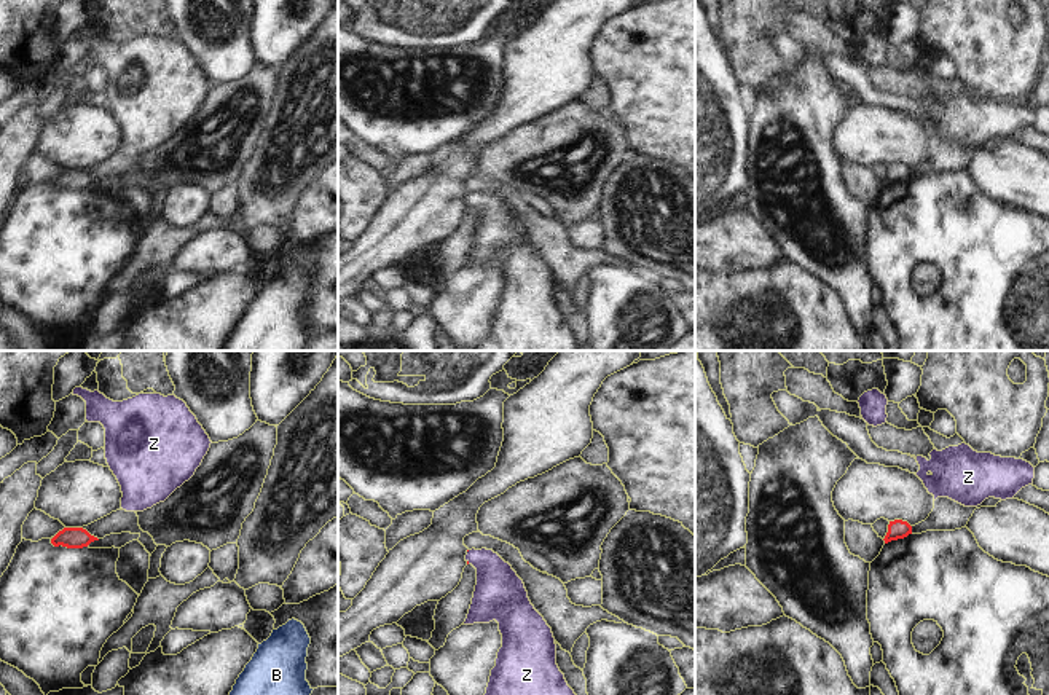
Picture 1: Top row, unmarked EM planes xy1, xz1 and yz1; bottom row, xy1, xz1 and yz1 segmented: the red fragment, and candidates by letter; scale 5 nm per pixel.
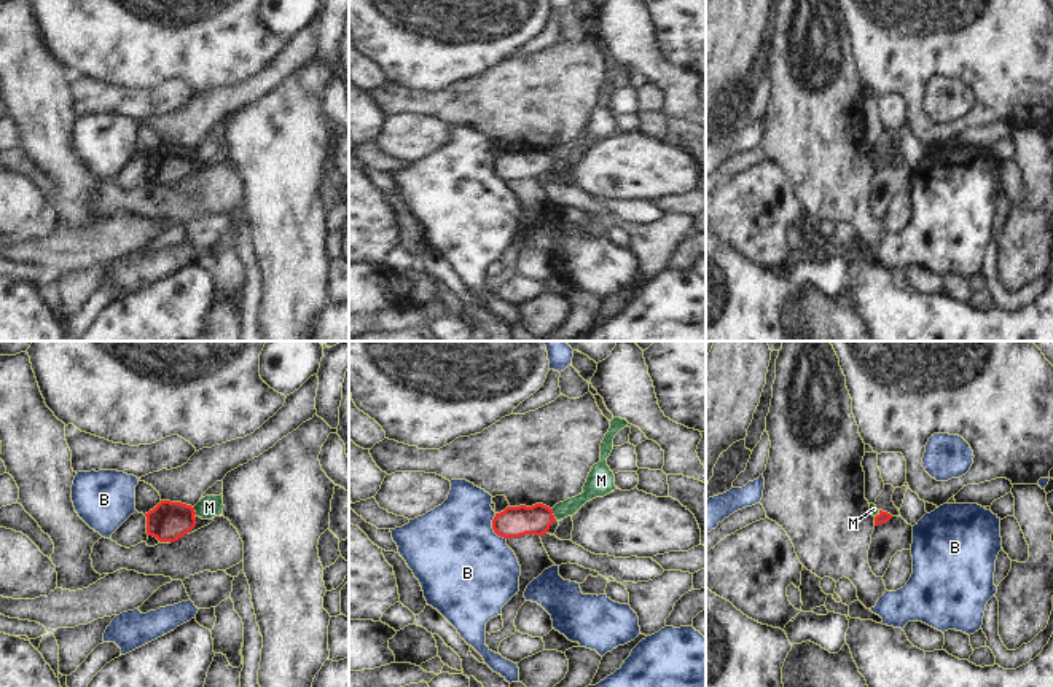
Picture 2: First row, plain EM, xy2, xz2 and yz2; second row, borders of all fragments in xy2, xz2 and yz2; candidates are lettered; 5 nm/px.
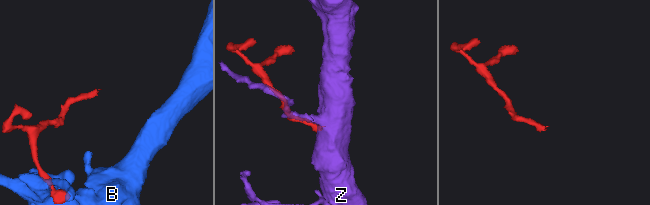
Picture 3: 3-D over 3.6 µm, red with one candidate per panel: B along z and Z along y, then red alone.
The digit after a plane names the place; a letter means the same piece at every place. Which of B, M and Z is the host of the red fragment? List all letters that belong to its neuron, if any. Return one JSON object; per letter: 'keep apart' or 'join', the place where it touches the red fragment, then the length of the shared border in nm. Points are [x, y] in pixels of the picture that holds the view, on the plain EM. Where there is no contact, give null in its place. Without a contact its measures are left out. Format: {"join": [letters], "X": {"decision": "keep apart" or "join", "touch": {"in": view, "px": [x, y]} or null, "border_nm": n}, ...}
{"join": ["Z"], "B": {"decision": "keep apart", "touch": {"in": "xz2", "px": [493, 171]}, "border_nm": 150}, "M": {"decision": "keep apart", "touch": {"in": "xz2", "px": [551, 157]}, "border_nm": 60}, "Z": {"decision": "join", "touch": null}}

